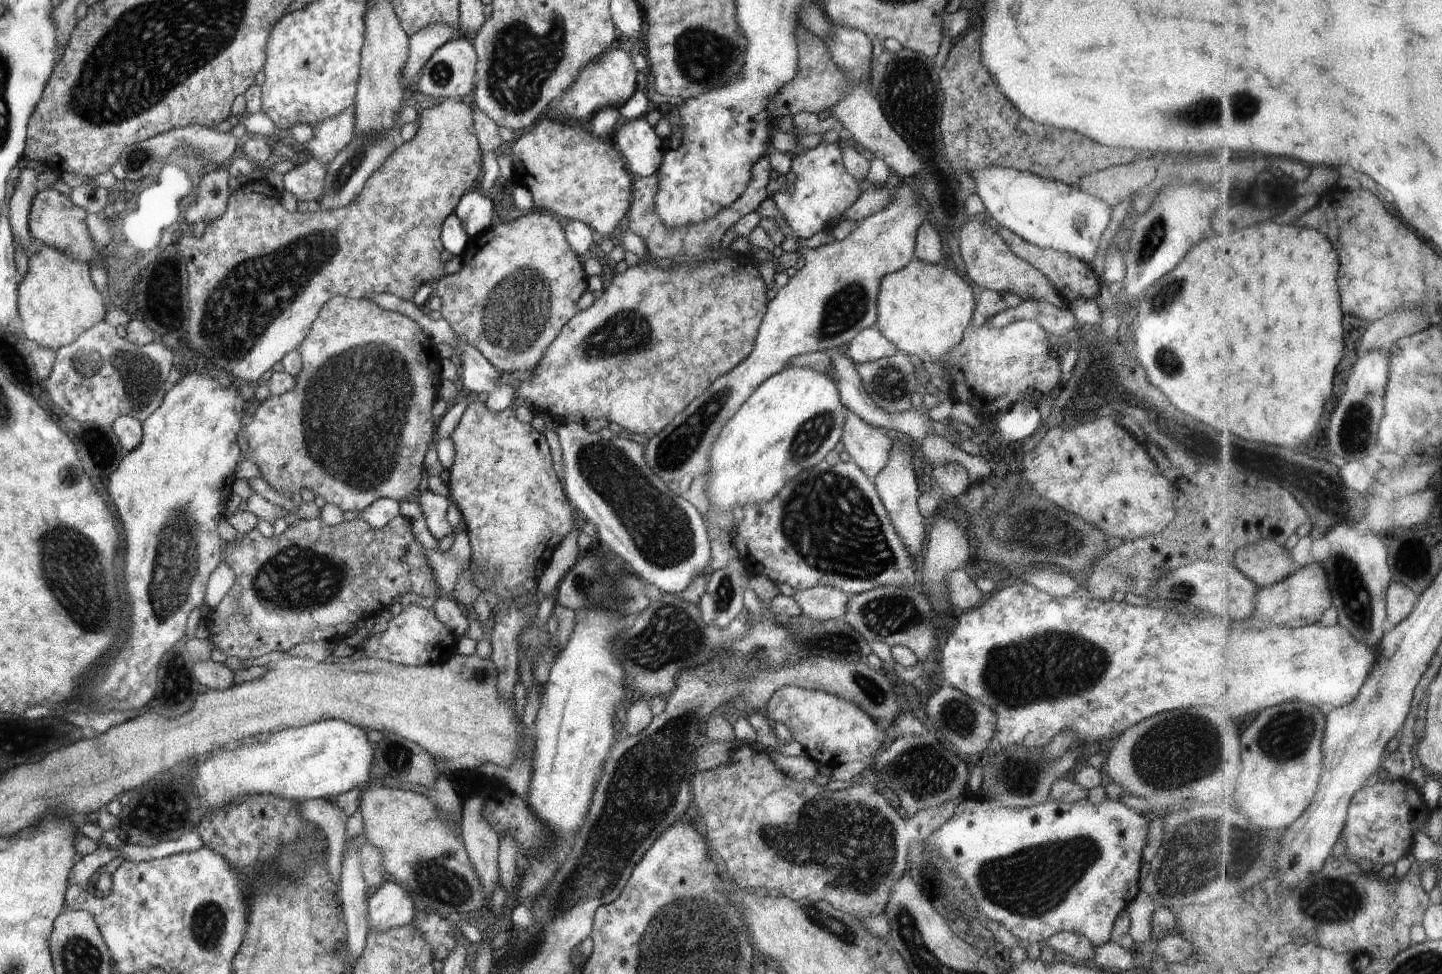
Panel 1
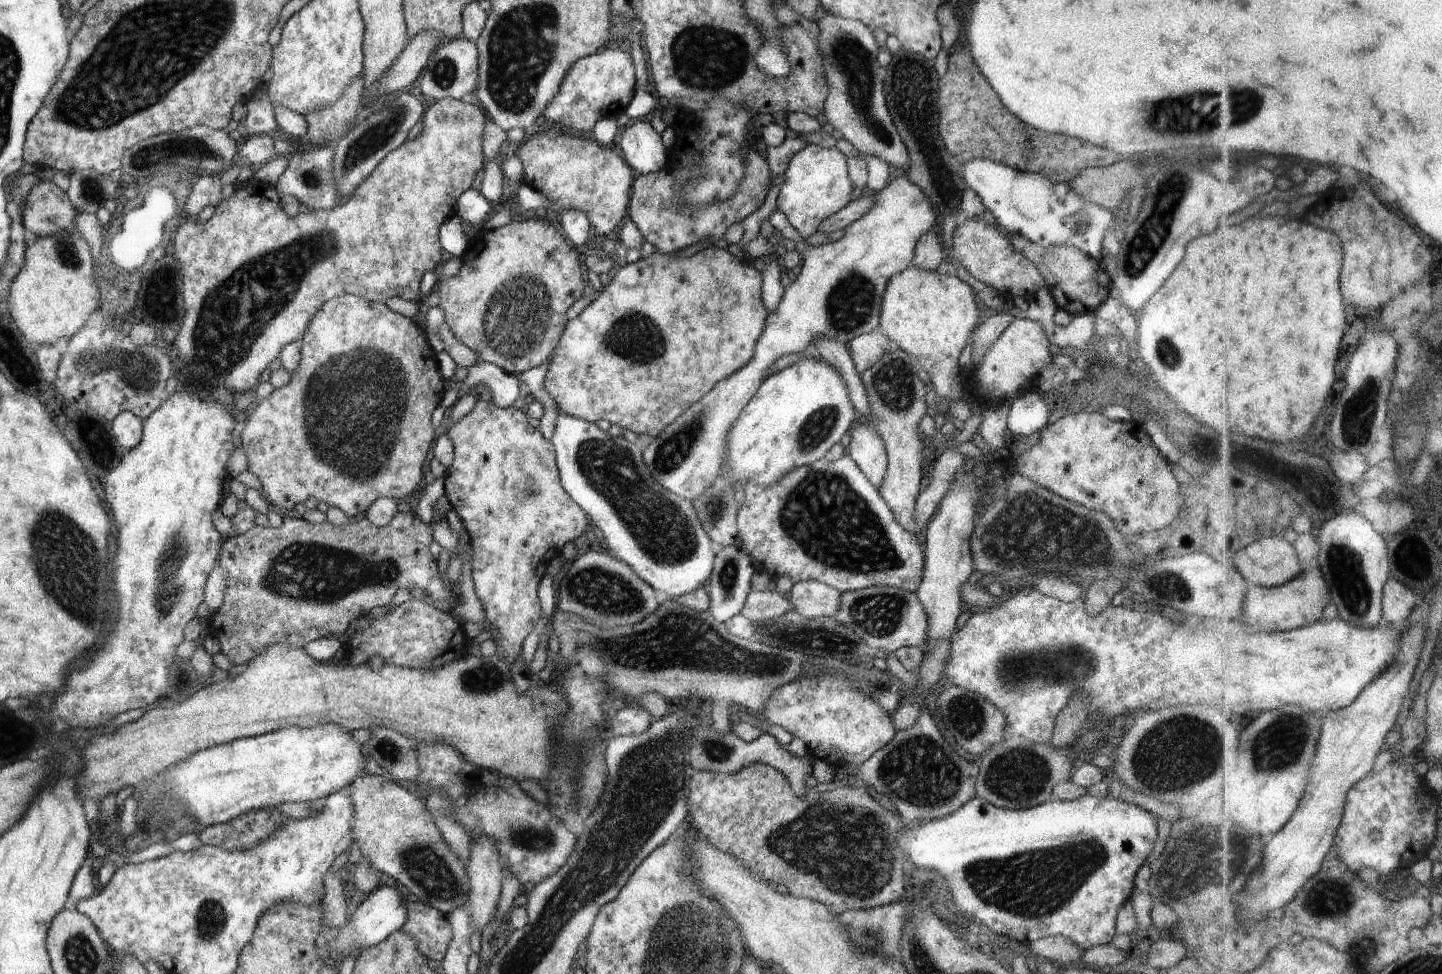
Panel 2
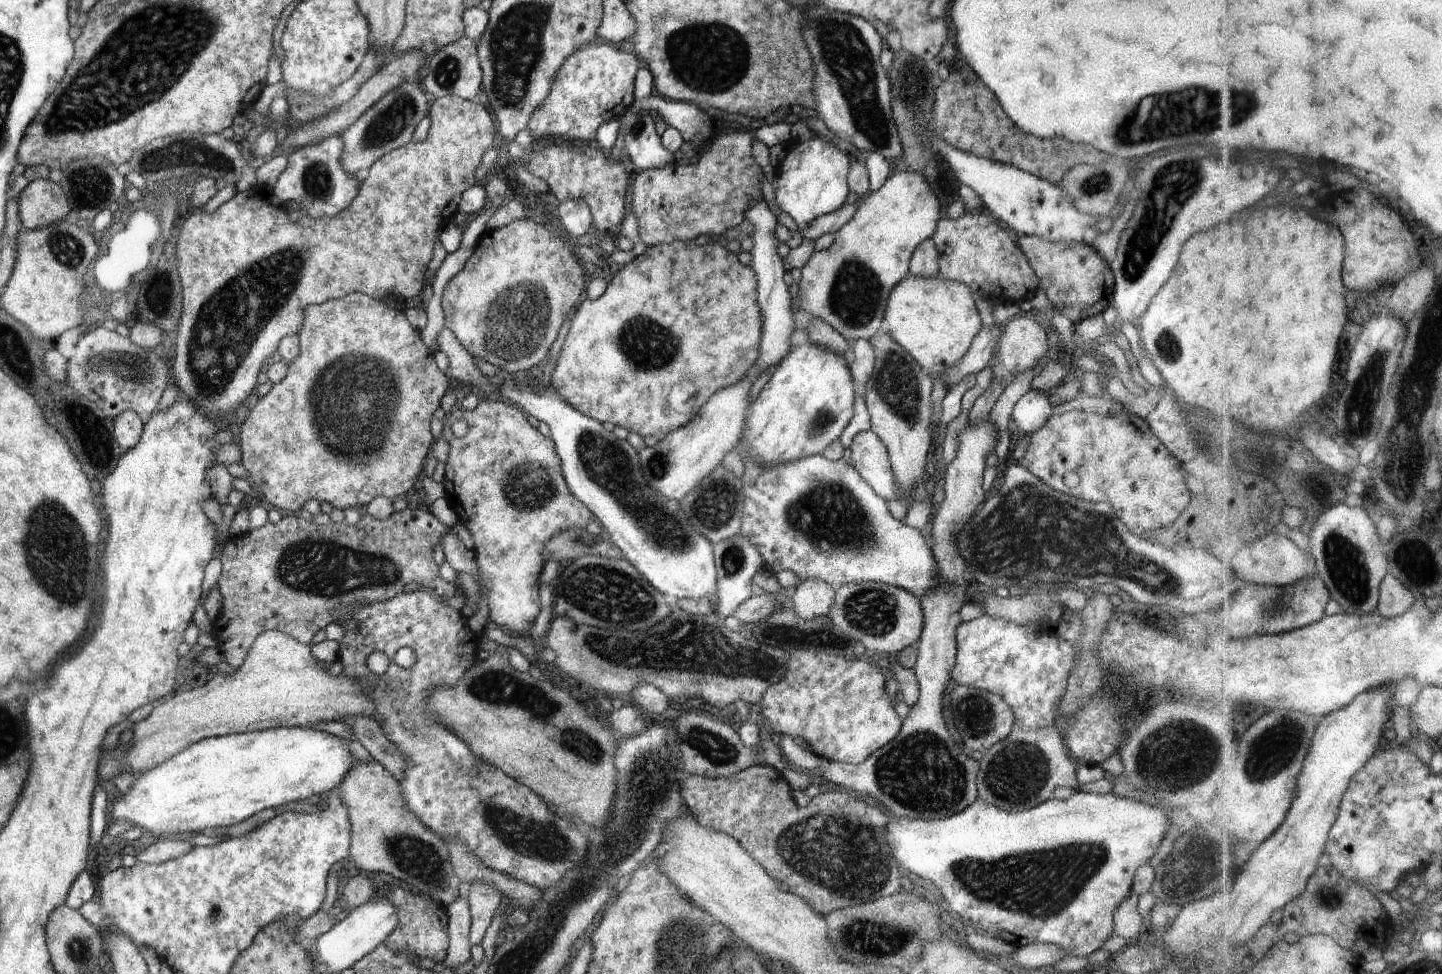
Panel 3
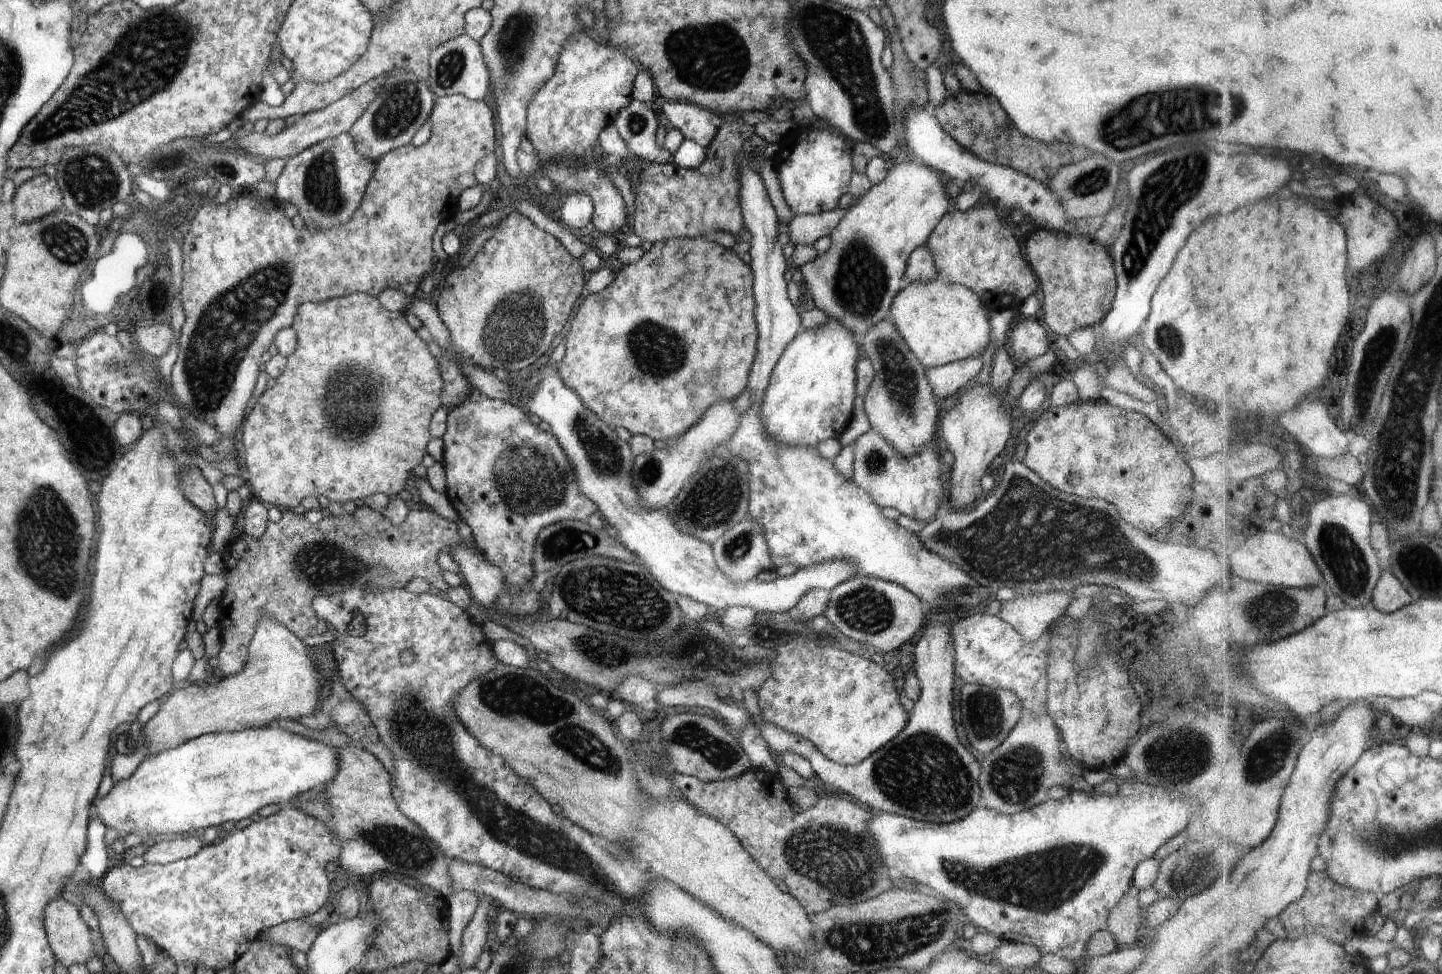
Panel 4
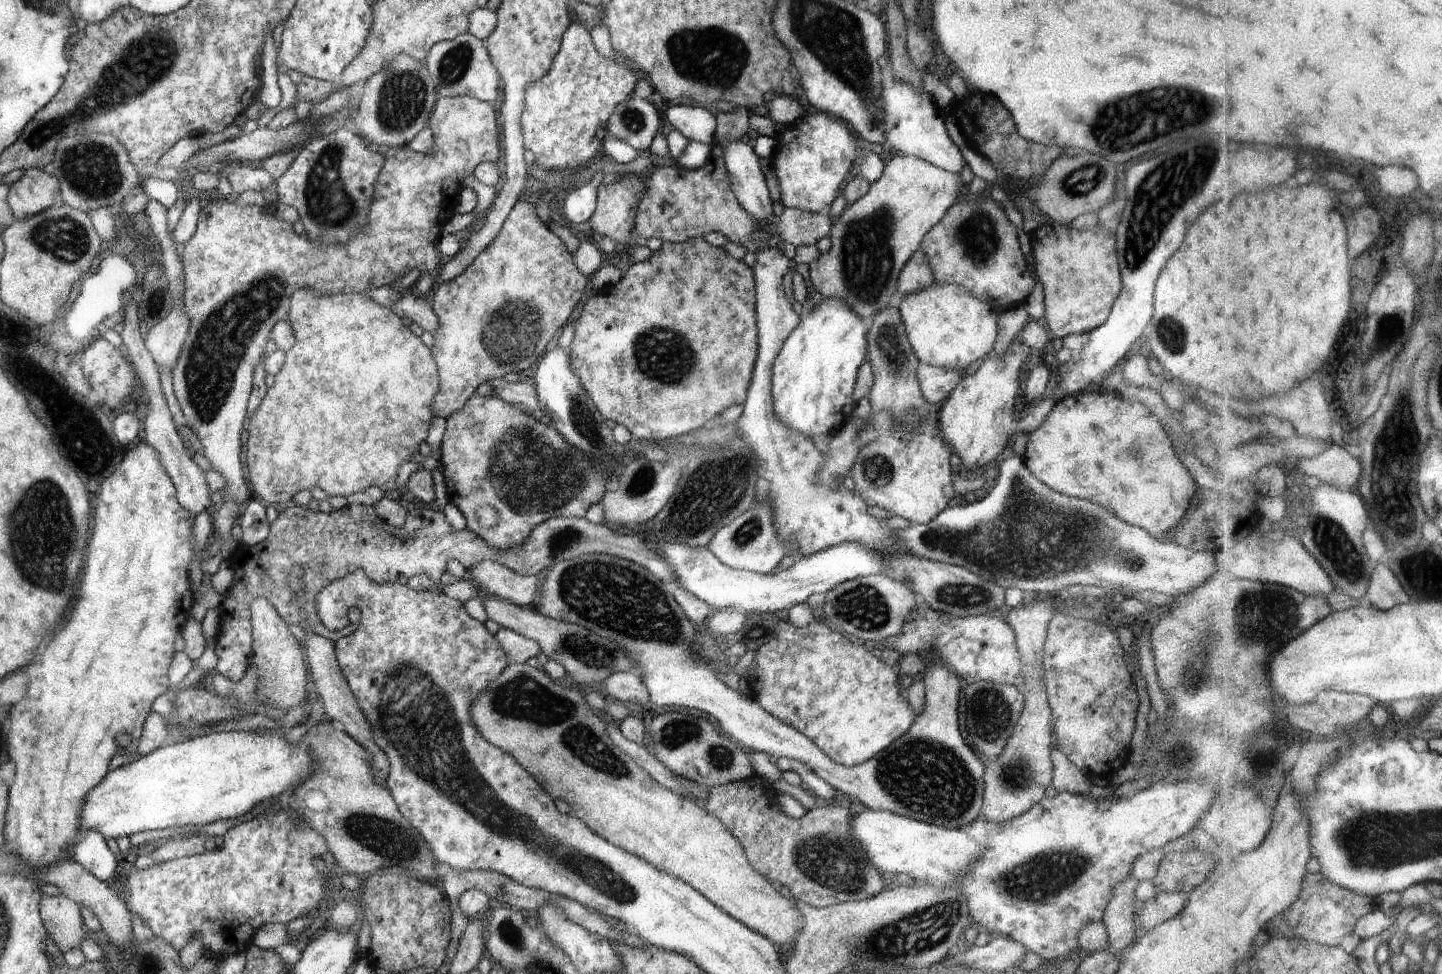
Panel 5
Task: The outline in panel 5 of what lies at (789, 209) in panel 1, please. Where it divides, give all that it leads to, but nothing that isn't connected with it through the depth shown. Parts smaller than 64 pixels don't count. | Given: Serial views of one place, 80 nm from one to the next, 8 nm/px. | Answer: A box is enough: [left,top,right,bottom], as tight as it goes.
[770,109,885,213]

